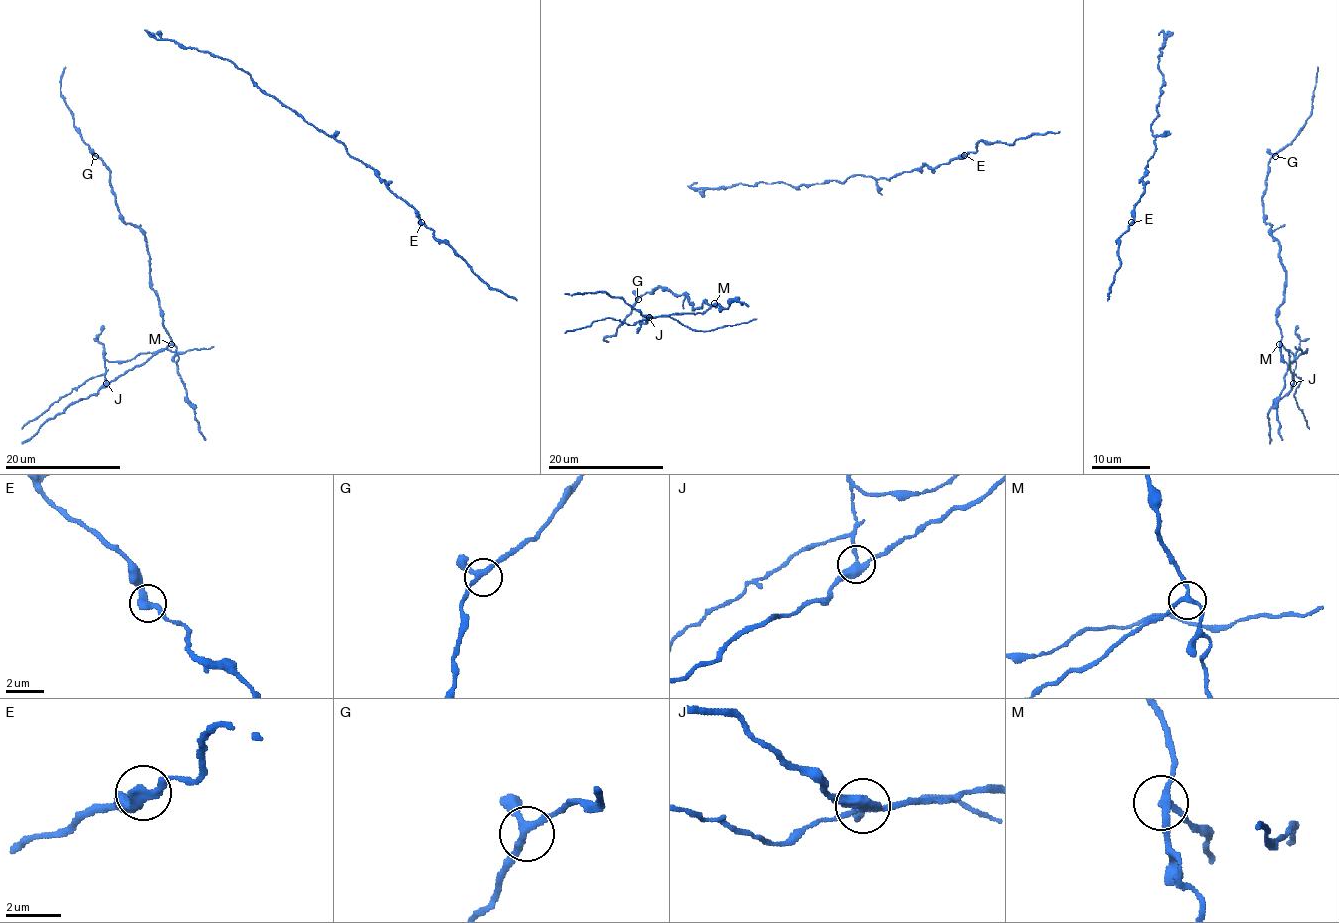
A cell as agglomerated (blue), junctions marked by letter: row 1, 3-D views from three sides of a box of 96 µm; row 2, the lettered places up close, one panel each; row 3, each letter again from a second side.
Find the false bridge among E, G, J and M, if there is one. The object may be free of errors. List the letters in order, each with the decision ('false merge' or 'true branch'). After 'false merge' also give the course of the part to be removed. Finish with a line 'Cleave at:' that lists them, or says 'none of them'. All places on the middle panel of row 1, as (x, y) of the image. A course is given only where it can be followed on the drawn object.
E: true branch
G: true branch
J: false merge
M: true branch
Cleave at: J

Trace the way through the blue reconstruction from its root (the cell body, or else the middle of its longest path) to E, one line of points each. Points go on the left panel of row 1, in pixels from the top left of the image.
E: (150, 37), (228, 58), (264, 92), (366, 163), (421, 222)

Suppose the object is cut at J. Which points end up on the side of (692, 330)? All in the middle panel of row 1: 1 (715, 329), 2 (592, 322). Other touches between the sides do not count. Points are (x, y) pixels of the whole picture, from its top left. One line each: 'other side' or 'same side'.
1: same side
2: same side

